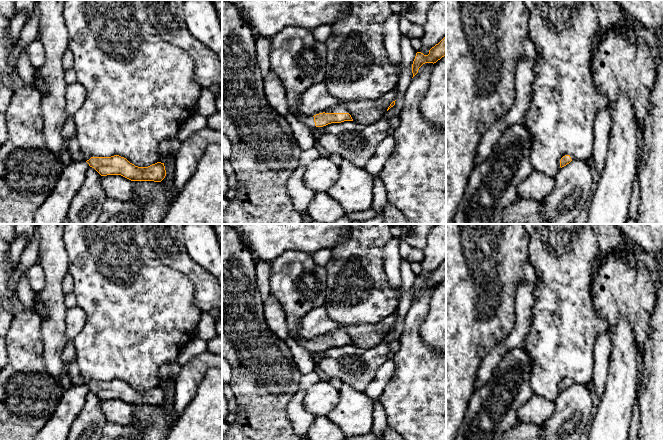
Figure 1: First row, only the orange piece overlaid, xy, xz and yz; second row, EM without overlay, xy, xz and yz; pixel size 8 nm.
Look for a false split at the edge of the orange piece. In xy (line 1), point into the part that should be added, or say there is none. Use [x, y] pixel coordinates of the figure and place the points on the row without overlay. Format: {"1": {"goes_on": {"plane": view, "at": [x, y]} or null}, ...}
{"1": {"goes_on": {"plane": "xy", "at": [73, 370]}}}

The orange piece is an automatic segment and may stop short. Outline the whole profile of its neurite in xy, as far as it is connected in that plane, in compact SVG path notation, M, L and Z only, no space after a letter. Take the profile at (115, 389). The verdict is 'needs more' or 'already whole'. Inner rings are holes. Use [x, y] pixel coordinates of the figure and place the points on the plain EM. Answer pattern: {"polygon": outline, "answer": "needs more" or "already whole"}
{"polygon": "M76 360L67 364L67 373L72 384L76 387L86 385L101 400L121 399L131 405L161 406L166 400L164 387L157 386L148 391L138 391L119 379L111 381L86 381Z", "answer": "needs more"}

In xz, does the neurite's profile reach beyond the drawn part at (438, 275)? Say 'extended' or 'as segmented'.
as segmented

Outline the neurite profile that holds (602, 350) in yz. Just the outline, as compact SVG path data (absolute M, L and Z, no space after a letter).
M608 331L598 335L594 348L594 372L593 386L594 392L602 398L608 376L609 357L611 354L611 339Z

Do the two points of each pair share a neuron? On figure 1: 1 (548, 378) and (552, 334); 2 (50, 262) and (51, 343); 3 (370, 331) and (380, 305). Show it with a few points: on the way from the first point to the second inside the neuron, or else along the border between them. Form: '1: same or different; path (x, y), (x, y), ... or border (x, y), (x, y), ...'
1: same; path (550, 367), (552, 362), (552, 345)
2: same; path (53, 282), (53, 323)
3: different; border (393, 312), (374, 323), (350, 326)

